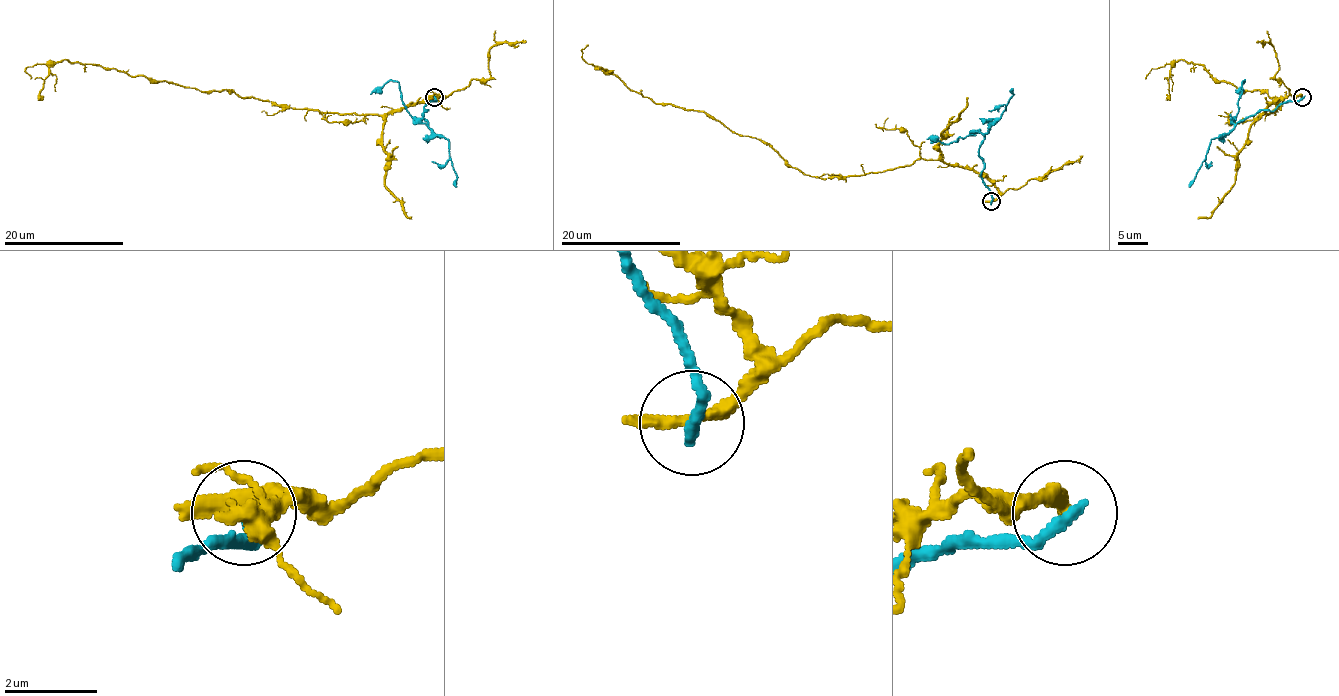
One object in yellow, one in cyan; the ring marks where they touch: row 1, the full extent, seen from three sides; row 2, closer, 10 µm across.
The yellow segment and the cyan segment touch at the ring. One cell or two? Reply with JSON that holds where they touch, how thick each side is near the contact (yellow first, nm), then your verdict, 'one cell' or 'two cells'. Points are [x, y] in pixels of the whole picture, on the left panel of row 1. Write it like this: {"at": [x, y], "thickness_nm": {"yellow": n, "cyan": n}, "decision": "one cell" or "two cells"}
{"at": [434, 97], "thickness_nm": {"yellow": 300, "cyan": 280}, "decision": "two cells"}

